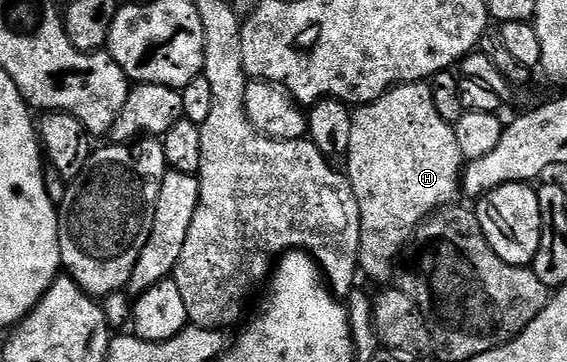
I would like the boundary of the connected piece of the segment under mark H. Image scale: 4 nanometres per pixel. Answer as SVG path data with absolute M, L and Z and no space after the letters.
M416 82L413 84L400 84L391 89L377 100L372 100L370 104L362 105L354 113L351 122L351 137L349 138L349 150L346 153L347 160L346 175L351 181L351 188L355 191L355 197L359 203L359 213L361 214L361 234L359 235L359 268L367 276L372 276L375 280L387 280L395 272L395 259L403 252L403 247L407 243L412 243L413 237L418 233L421 225L432 214L456 203L455 195L461 192L461 177L465 171L465 157L463 150L455 137L455 129L441 118L437 106L433 102L433 94L426 83Z

